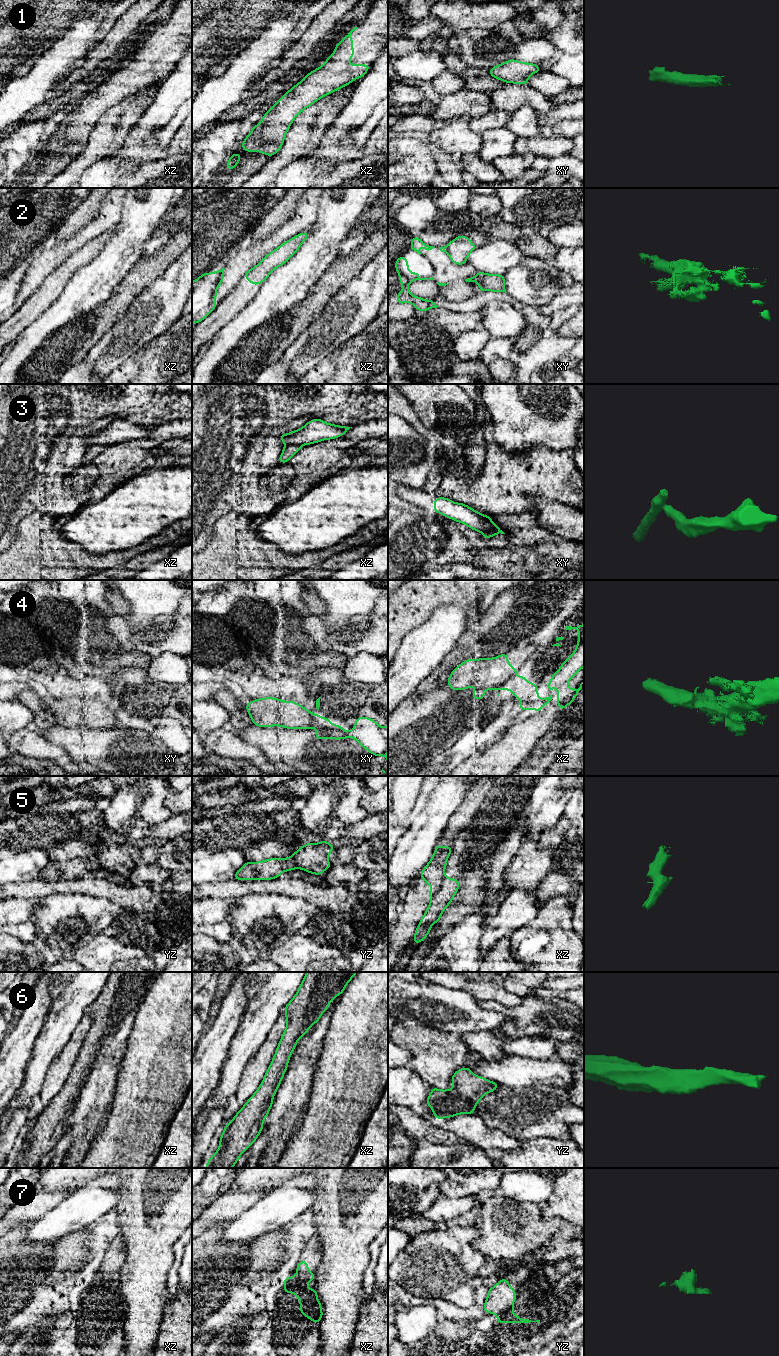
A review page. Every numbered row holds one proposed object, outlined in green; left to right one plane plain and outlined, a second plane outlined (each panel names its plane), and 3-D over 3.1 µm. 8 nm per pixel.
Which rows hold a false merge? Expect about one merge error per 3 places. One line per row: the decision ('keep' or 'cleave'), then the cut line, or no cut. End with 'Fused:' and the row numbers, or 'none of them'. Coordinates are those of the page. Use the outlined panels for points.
1: keep | no cut
2: cleave | xz (249, 270), (245, 274)
3: cleave | xz (285, 444), (297, 444), (300, 446)
4: cleave | xz (513, 674), (495, 687)
5: cleave | xz (445, 876), (441, 886), (431, 899)
6: keep | no cut
7: cleave | yz (512, 1306), (496, 1314)
Fused: 2, 3, 4, 5, 7

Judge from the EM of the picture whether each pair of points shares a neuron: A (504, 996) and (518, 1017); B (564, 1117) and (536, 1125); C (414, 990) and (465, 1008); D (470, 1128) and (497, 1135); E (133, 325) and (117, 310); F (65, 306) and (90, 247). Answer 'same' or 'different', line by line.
A: different
B: same
C: same
D: same
E: different
F: different

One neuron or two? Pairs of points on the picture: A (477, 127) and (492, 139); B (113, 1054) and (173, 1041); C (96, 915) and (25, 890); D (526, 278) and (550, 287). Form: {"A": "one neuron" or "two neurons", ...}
{"A": "two neurons", "B": "two neurons", "C": "two neurons", "D": "one neuron"}

